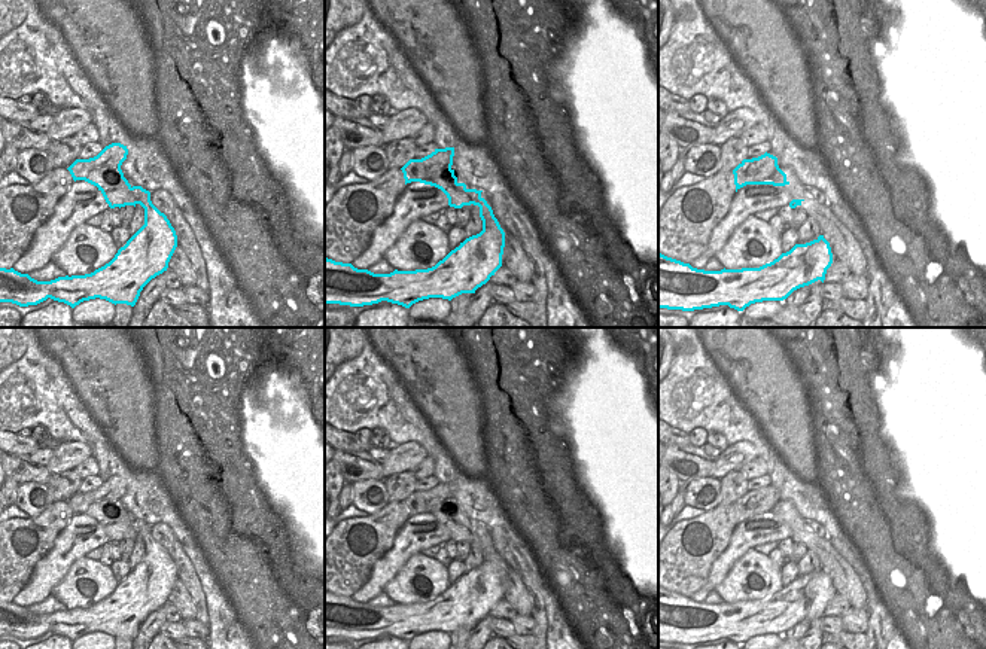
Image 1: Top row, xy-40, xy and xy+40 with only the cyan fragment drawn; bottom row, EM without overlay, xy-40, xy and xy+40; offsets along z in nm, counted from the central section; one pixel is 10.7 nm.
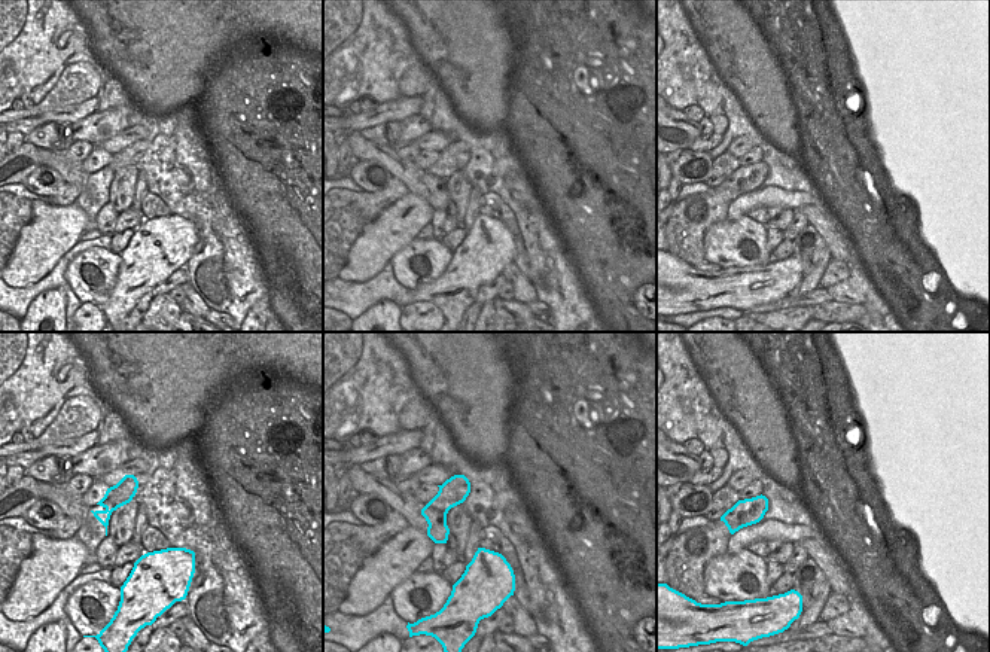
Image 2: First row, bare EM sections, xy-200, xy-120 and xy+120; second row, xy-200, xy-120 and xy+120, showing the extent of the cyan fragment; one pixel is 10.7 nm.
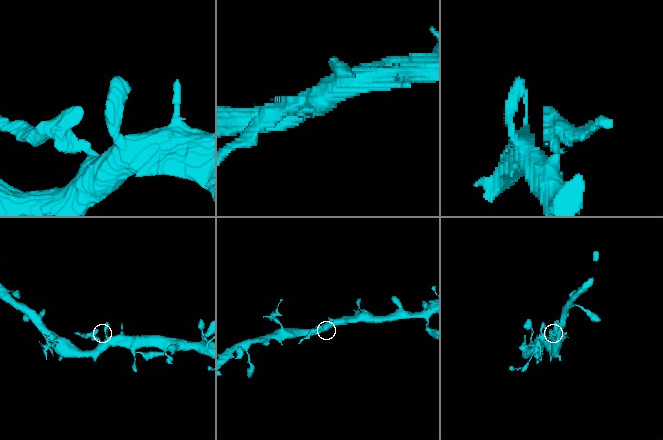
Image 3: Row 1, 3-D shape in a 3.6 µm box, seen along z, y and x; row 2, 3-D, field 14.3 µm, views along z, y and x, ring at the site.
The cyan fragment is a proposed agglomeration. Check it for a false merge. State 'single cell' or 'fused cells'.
fused cells

